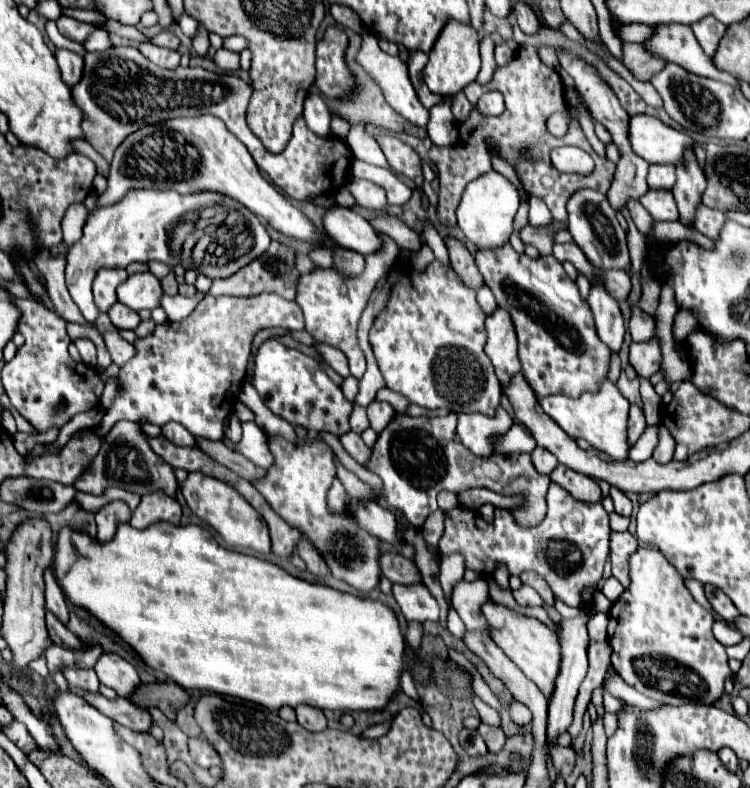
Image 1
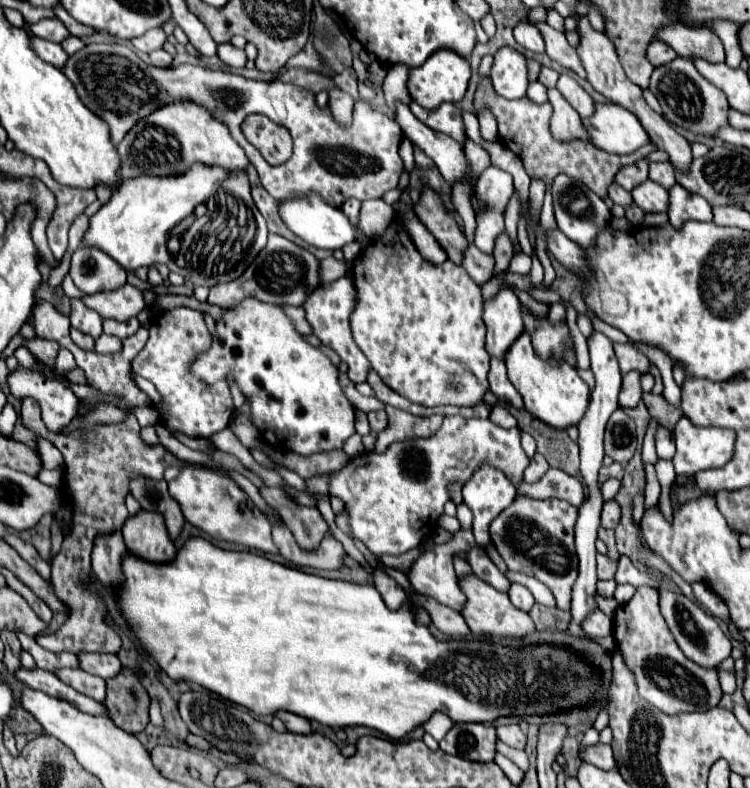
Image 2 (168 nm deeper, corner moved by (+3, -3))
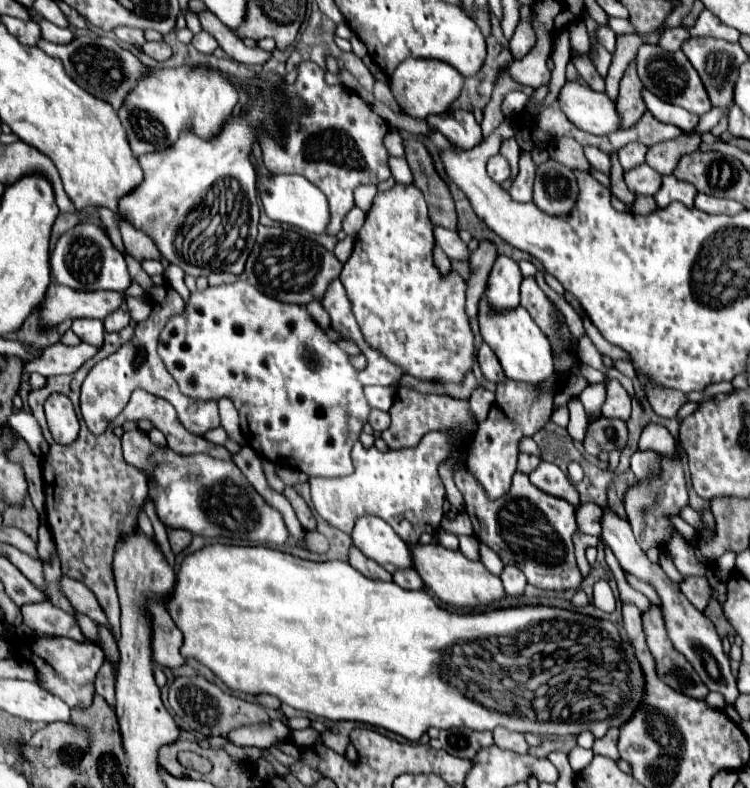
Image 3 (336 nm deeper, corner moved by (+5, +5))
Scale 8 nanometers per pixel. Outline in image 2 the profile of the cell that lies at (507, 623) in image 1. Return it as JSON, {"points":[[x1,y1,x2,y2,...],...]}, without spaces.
{"points":[[462,575,458,577,458,587,462,589,462,593,466,595,466,603,464,609,460,611,464,621,468,621,468,627,472,631,472,635,480,637,480,635,498,635,498,637,522,637,534,631,534,623,530,619,528,613,516,609,508,595,494,589,490,583,482,581,476,575]]}

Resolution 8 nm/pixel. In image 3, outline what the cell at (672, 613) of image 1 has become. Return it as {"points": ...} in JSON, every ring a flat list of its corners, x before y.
{"points":[[650,605,648,611,642,611,642,625,646,633,646,645,654,657,658,677,670,685,674,691,686,693,694,699,706,699,708,687,702,683,694,667,670,645,666,629,662,629,662,615,656,605]]}

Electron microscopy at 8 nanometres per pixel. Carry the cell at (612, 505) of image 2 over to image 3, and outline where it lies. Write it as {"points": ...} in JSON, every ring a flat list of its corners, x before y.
{"points":[[596,503,580,505,578,511,576,511,578,531,600,537,600,533,602,533,602,517,604,517,604,509,600,505,596,505]]}

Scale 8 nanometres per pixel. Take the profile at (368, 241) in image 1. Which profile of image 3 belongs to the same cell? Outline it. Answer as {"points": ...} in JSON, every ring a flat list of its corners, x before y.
{"points":[[270,175,270,177,264,177,260,181,260,189,262,189,262,205,264,205,264,211,270,219,300,227,300,229,304,229,308,233,314,233,314,235,324,235,326,233,328,223,330,223,328,199,306,177,302,177,302,175,274,177,274,175]]}

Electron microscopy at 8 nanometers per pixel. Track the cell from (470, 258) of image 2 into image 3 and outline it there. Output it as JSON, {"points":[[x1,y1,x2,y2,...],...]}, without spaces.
{"points":[[434,227,434,239,436,243,446,251,446,255,450,259,456,261,468,261,472,251,468,249,468,245,460,239,460,235,456,231,450,229,442,229,442,227]]}

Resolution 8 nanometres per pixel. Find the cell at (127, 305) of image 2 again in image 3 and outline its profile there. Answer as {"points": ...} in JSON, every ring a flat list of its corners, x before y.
{"points":[[52,283,42,301,42,323,50,327,64,319,104,319,124,303,124,297,126,295,118,291,76,291,66,285]]}

